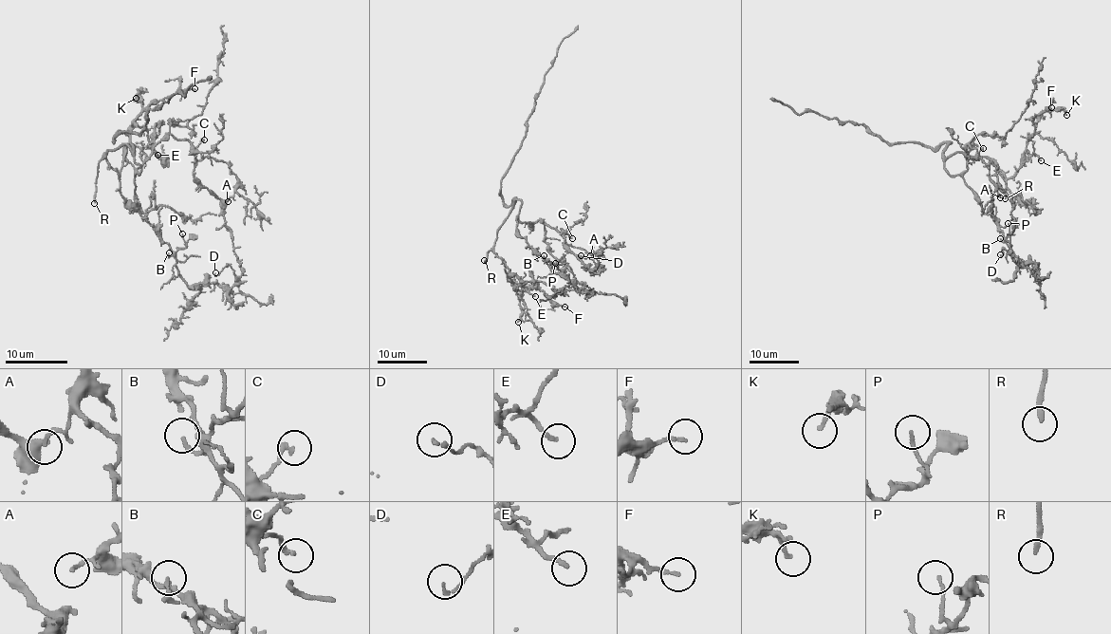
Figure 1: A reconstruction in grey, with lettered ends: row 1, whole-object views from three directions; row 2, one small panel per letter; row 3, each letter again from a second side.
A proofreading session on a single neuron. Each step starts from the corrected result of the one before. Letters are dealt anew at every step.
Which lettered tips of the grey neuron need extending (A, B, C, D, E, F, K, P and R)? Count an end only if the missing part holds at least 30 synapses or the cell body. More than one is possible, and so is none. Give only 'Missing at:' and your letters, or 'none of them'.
Missing at: E, R

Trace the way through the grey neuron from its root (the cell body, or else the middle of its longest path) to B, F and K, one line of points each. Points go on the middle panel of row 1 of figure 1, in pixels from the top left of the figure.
B: (520, 205), (516, 233), (546, 260), (544, 255)
F: (520, 205), (519, 200), (514, 202), (498, 230), (494, 251), (518, 289), (539, 289), (564, 307)
K: (520, 205), (519, 200), (514, 202), (494, 243), (494, 251), (504, 262), (511, 283), (523, 292), (518, 322)

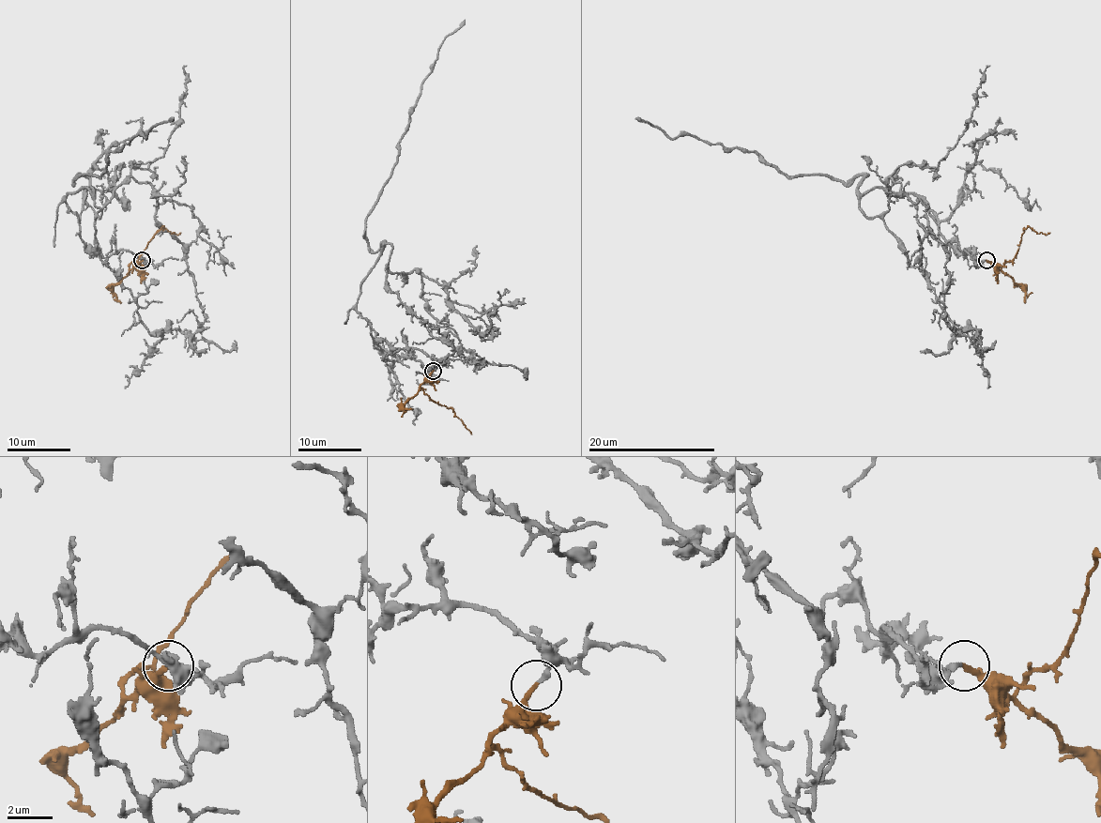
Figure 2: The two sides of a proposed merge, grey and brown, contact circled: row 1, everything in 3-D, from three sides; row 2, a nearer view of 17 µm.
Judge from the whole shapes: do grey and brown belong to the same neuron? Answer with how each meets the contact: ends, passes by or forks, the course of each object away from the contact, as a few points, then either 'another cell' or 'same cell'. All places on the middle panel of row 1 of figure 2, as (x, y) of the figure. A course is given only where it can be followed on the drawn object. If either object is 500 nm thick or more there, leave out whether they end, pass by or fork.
grey ends there; brown ends there; grey runs (434, 370), (357, 311), (386, 244), (392, 273), (443, 285), (476, 331), (495, 329), (485, 340), (495, 304); brown runs (434, 371), (420, 388), (438, 404), (454, 412), (471, 434); same cell

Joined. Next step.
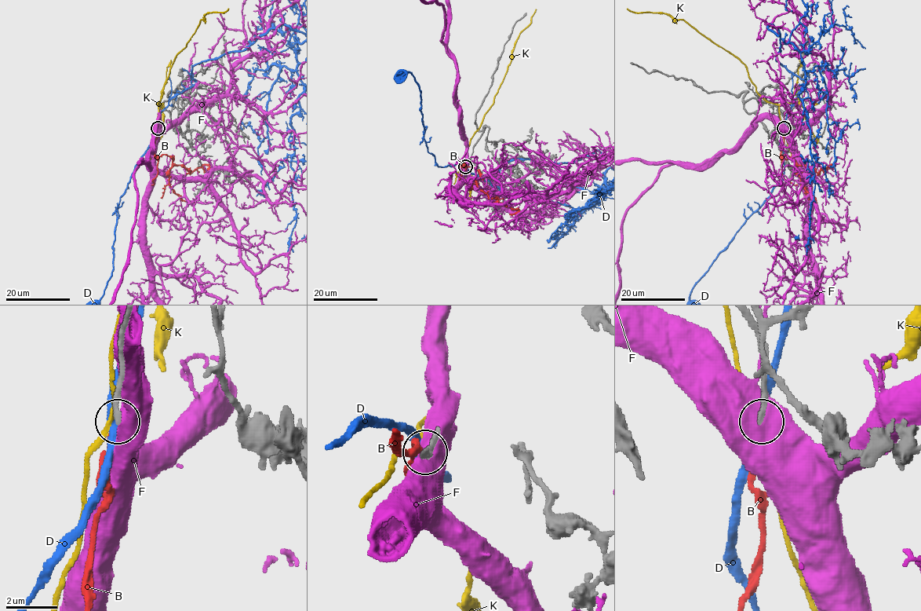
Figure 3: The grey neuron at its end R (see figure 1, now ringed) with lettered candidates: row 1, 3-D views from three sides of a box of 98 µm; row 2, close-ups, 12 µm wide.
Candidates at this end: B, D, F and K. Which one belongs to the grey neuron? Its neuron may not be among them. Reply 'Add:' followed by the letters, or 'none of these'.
Add: B

